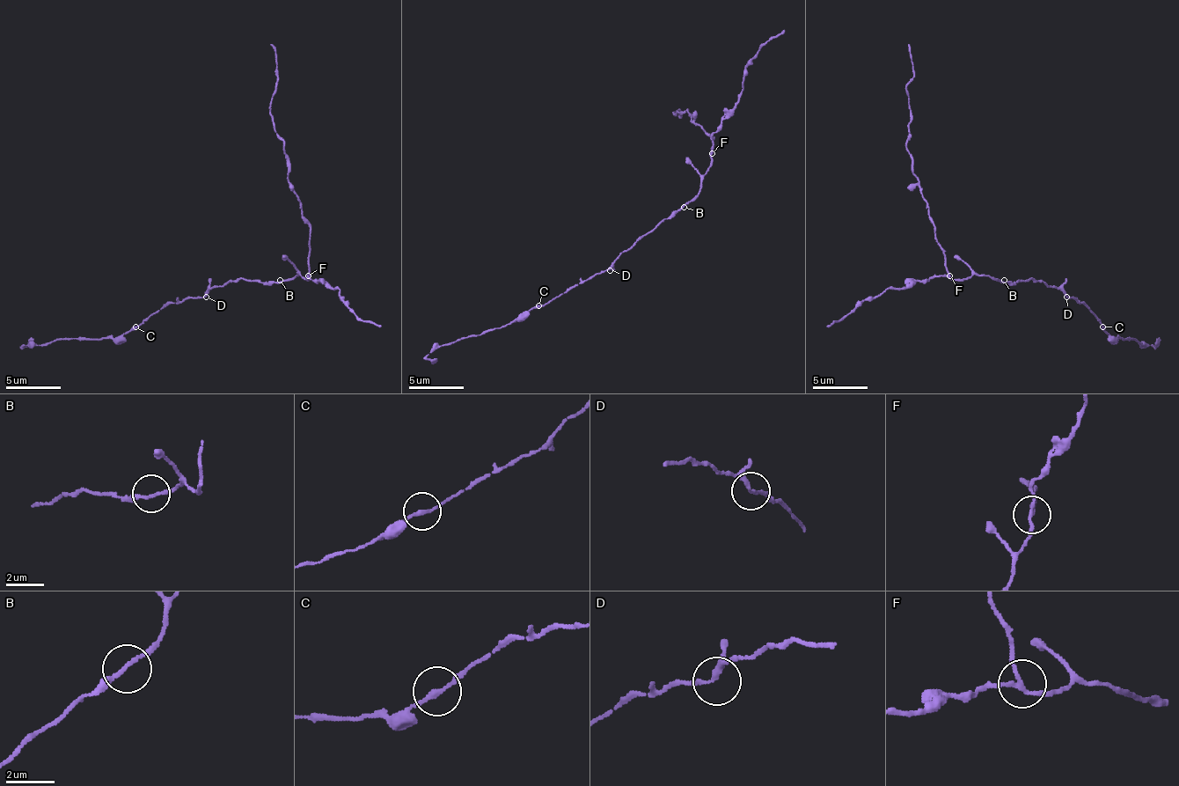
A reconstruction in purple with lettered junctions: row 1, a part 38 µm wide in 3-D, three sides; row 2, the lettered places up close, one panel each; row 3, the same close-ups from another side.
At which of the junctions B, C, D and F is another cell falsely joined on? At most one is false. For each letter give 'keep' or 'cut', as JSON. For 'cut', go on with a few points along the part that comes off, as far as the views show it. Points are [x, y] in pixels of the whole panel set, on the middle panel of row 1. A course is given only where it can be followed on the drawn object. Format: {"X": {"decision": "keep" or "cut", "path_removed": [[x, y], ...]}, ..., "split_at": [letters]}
{"B": {"decision": "keep"}, "C": {"decision": "keep"}, "D": {"decision": "keep"}, "F": {"decision": "cut", "path_removed": [[711, 152], [713, 138], [692, 120], [686, 108], [672, 113], [678, 108], [681, 117], [672, 111]]}, "split_at": ["F"]}

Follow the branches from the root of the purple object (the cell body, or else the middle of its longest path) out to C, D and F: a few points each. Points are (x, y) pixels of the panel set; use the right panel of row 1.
C: (1004, 282), (1042, 280), (1047, 286), (1056, 286), (1066, 297), (1074, 297), (1102, 326)
D: (1004, 282), (1042, 280), (1047, 286), (1056, 286), (1066, 297)
F: (1004, 282), (992, 280), (987, 275), (970, 275), (960, 280), (955, 280), (948, 275)

